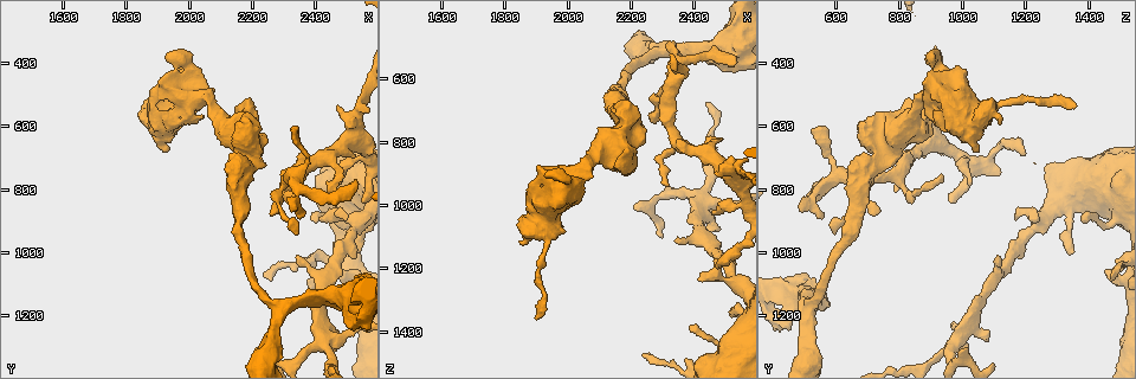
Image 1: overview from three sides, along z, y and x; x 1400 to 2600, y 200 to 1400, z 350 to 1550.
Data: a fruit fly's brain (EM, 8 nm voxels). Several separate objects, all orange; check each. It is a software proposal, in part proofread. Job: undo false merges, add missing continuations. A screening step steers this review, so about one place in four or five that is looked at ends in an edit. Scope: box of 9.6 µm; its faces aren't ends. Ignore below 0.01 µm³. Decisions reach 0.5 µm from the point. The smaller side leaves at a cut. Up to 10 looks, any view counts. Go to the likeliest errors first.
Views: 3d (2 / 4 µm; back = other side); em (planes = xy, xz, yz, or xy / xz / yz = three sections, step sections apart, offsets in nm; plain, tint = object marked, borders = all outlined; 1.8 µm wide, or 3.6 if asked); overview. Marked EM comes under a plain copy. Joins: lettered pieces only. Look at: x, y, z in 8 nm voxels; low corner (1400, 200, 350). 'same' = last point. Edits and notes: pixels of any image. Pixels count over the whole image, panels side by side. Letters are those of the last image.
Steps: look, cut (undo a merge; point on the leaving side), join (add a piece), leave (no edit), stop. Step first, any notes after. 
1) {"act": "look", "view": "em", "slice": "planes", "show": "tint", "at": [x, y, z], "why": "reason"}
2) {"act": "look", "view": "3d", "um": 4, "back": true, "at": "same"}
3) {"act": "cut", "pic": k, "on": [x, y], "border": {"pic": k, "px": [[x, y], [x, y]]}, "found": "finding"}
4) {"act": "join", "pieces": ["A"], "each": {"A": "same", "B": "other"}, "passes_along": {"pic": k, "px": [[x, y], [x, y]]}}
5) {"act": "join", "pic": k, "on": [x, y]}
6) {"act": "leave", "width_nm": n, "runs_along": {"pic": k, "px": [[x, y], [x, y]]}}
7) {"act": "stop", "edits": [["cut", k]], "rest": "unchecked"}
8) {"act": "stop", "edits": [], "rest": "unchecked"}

{"act": "look", "view": "em", "slice": "planes", "show": "borders", "at": [2330, 610, 520], "why": "branch stops here"}

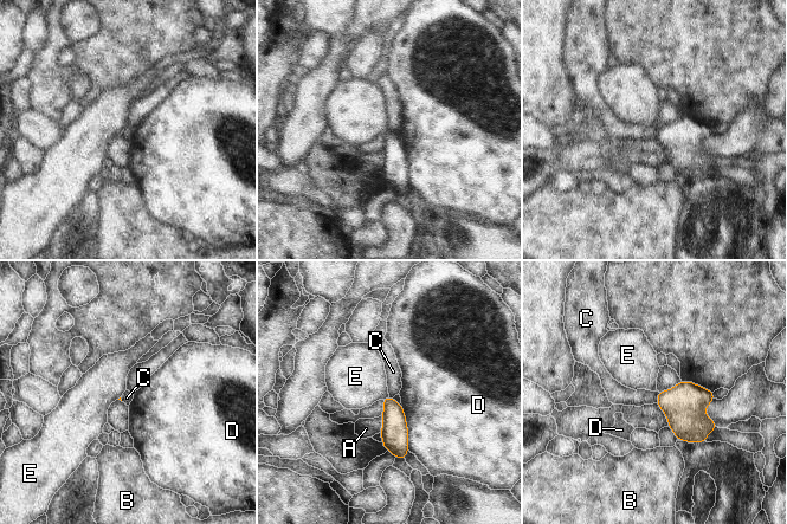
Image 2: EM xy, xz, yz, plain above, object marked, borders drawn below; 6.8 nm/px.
{"act": "leave", "each": {"A": "other", "B": "other", "C": "other", "D": "other", "E": "other"}, "border": {"pic": 2, "px": [[388, 395], [381, 399]]}, "found": "none of them fits"}

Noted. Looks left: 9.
{"act": "look", "view": "3d", "um": 2, "back": true, "at": [2530, 780, 560], "why": "free end"}

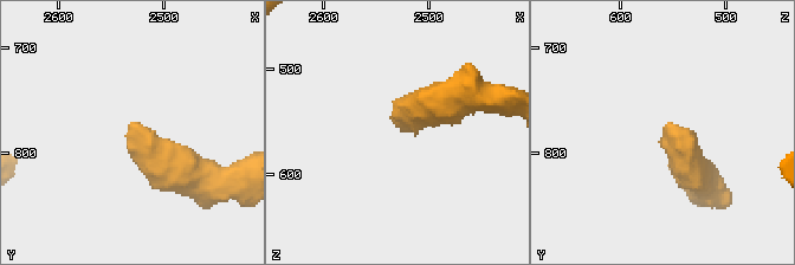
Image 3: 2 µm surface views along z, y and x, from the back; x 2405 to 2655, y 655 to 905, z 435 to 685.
{"act": "look", "view": "em", "slice": "planes", "show": "tint", "at": [2532, 774, 558], "why": "shape alone is not enough"}

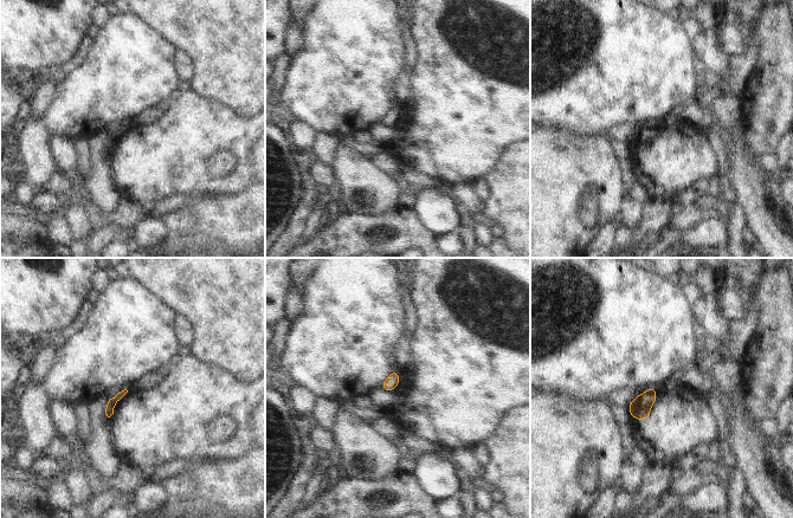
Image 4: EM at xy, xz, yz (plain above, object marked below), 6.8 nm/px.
{"act": "look", "view": "em", "slice": "planes", "show": "borders", "at": "same", "why": "what lies round it"}

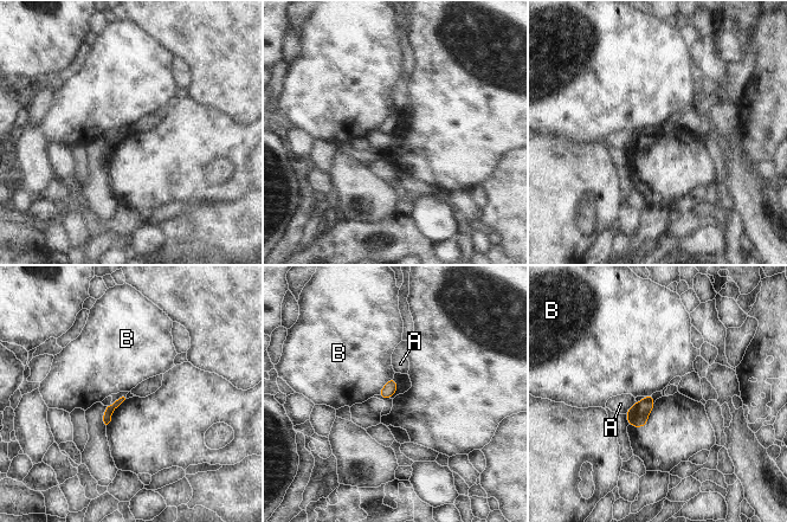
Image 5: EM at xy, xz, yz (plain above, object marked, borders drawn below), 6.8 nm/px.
{"act": "leave", "each": {"A": "other", "B": "other"}, "border": {"pic": 5, "px": [[393, 376], [376, 394]]}, "found": "none of them fits"}

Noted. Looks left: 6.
{"act": "look", "view": "em", "slice": "planes", "show": "borders", "at": [1930, 380, 910], "why": "free end"}

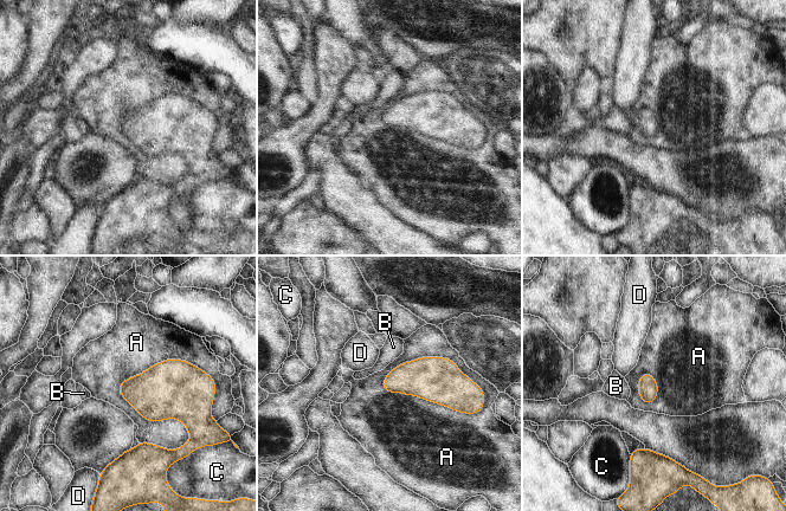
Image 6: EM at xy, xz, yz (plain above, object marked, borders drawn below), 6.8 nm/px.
{"act": "leave", "each": {"A": "other", "B": "other", "C": "other", "D": "other"}, "border": {"pic": 6, "px": [[381, 383], [468, 414]]}, "found": "none of them fits"}

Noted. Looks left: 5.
{"act": "look", "view": "em", "um": 3.6, "slice": "planes", "show": "borders", "at": [2460, 790, 1030], "why": "an open end"}

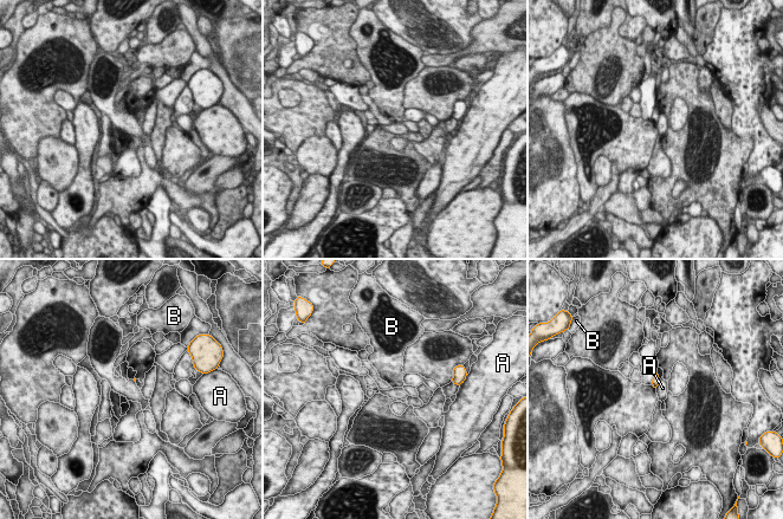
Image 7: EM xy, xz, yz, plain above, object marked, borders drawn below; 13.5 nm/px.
{"act": "leave", "each": {"A": "other", "B": "other"}, "border": {"pic": 7, "px": [[660, 380], [655, 388]]}, "found": "no lettered piece goes on from it"}

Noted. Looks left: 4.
{"act": "stop", "edits": [], "rest": "unchecked"}

